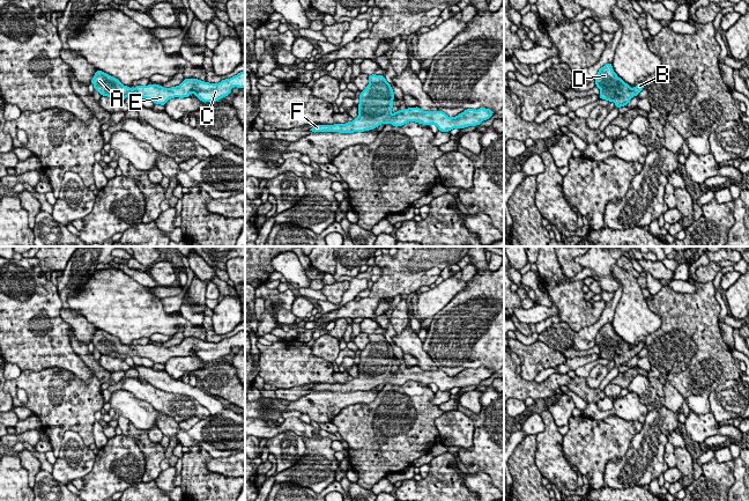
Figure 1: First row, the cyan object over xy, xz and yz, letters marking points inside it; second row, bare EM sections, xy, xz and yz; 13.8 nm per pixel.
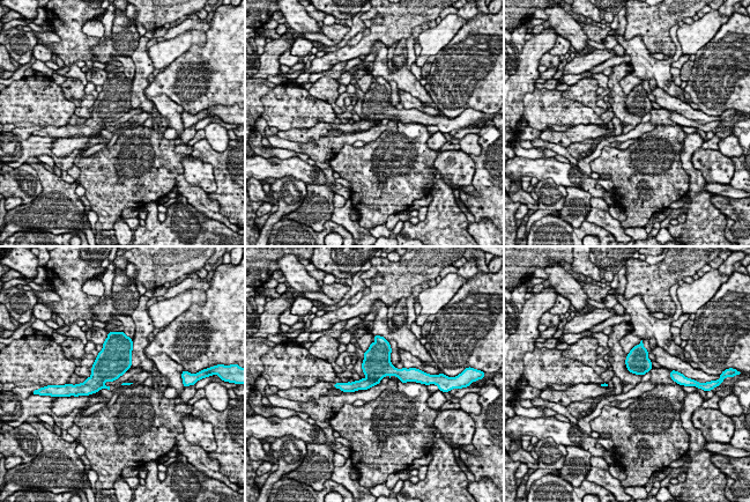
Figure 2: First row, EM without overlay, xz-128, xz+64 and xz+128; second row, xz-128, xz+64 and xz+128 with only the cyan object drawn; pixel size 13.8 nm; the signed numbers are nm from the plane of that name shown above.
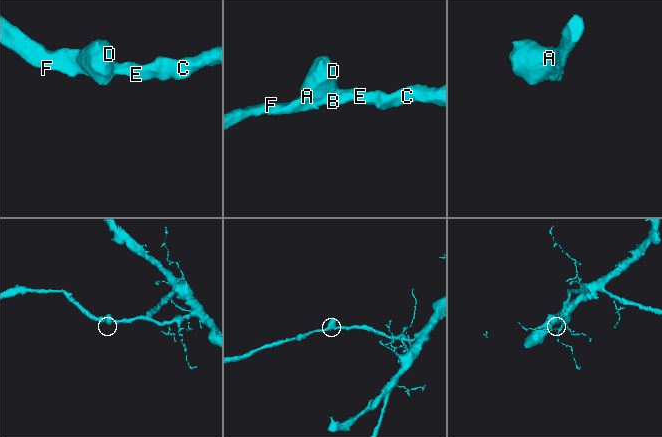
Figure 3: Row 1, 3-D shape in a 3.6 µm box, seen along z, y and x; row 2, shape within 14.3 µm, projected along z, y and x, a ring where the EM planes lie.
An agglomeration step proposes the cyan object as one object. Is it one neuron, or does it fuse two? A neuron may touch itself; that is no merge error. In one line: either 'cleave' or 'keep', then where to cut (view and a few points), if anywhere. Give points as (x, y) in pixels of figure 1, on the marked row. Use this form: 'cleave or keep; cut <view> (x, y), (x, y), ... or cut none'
keep; cut none

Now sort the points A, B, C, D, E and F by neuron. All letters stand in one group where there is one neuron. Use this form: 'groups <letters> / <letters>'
groups A B C D E F

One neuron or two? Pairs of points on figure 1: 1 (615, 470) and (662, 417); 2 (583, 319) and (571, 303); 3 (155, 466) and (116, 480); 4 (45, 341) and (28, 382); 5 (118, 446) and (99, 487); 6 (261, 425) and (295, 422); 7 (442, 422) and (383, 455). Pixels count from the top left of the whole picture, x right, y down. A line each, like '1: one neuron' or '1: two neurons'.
1: one neuron
2: one neuron
3: two neurons
4: two neurons
5: one neuron
6: one neuron
7: two neurons

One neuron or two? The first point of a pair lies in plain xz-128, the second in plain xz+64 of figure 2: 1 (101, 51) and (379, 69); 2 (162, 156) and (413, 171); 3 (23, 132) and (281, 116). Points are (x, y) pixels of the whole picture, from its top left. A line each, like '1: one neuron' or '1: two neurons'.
1: two neurons
2: one neuron
3: two neurons

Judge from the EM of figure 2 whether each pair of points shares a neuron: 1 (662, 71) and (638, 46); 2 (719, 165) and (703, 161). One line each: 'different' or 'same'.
1: same
2: same

